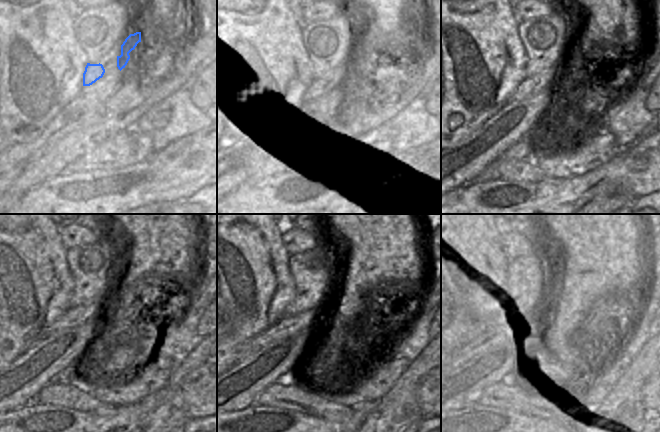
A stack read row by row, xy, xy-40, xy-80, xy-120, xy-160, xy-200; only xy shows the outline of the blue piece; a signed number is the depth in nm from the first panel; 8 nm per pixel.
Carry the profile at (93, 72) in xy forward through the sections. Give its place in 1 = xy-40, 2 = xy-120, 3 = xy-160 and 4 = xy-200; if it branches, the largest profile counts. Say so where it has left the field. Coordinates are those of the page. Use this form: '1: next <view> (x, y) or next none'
1: next xy-40 (316, 89)
2: next xy-120 (76, 316)
3: next xy-160 (288, 326)
4: next xy-200 (499, 334)

